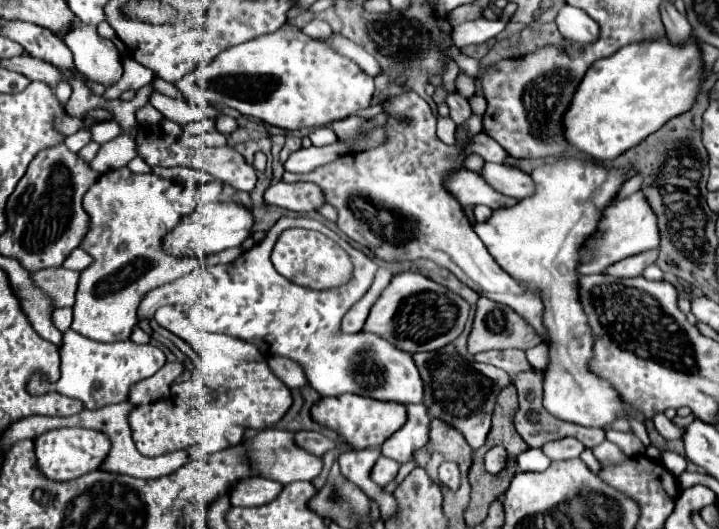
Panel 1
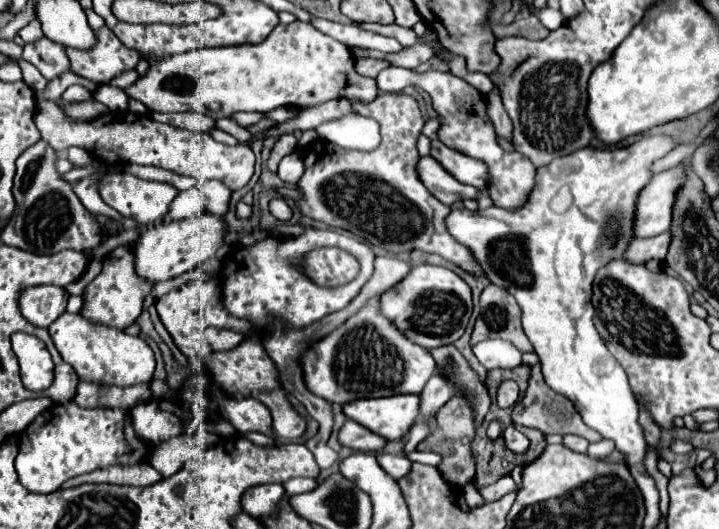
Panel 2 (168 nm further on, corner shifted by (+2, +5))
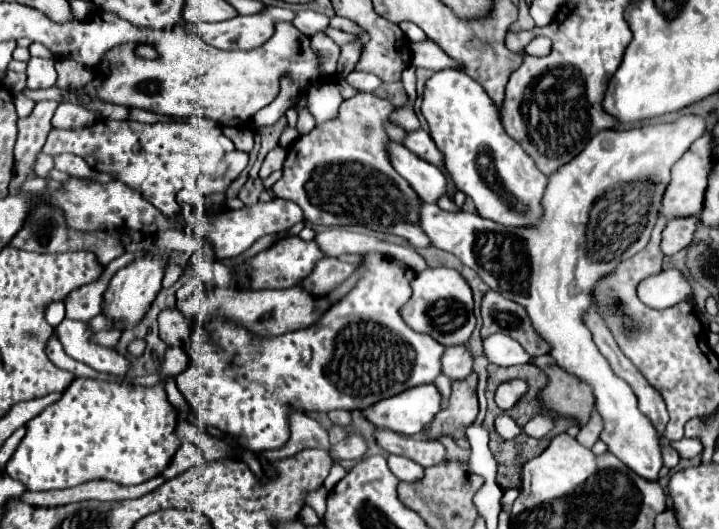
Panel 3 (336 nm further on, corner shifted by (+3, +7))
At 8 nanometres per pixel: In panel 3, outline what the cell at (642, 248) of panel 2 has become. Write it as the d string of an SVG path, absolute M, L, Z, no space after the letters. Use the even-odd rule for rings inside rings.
M674 218L668 220L664 232L662 232L662 242L660 242L660 250L670 256L676 254L678 250L686 248L692 242L692 232L694 232L694 222L696 218Z

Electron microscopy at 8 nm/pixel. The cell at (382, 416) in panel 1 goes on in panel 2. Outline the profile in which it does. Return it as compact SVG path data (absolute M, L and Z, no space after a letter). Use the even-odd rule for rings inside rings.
M419 394L355 400L343 406L347 418L387 440L403 438L419 414Z

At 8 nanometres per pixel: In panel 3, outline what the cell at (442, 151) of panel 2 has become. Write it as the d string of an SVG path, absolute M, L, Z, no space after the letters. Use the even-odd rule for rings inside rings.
M416 130L416 132L408 132L404 138L404 146L408 150L412 150L416 156L424 158L426 162L438 166L440 170L444 170L444 156L438 150L438 146L434 144L434 140L430 138L428 132L424 130Z

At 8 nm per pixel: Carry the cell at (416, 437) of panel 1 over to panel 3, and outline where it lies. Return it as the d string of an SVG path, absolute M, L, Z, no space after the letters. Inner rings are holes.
M450 346L442 354L442 374L452 382L464 380L472 372L472 356L466 346Z

